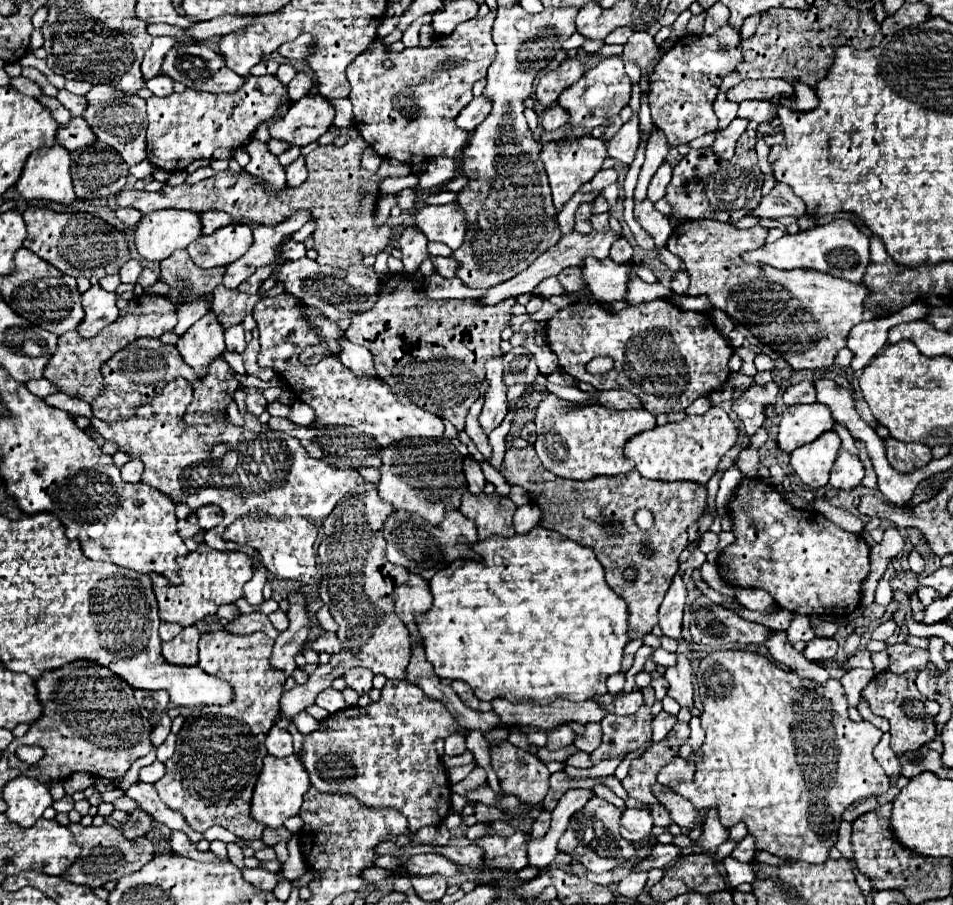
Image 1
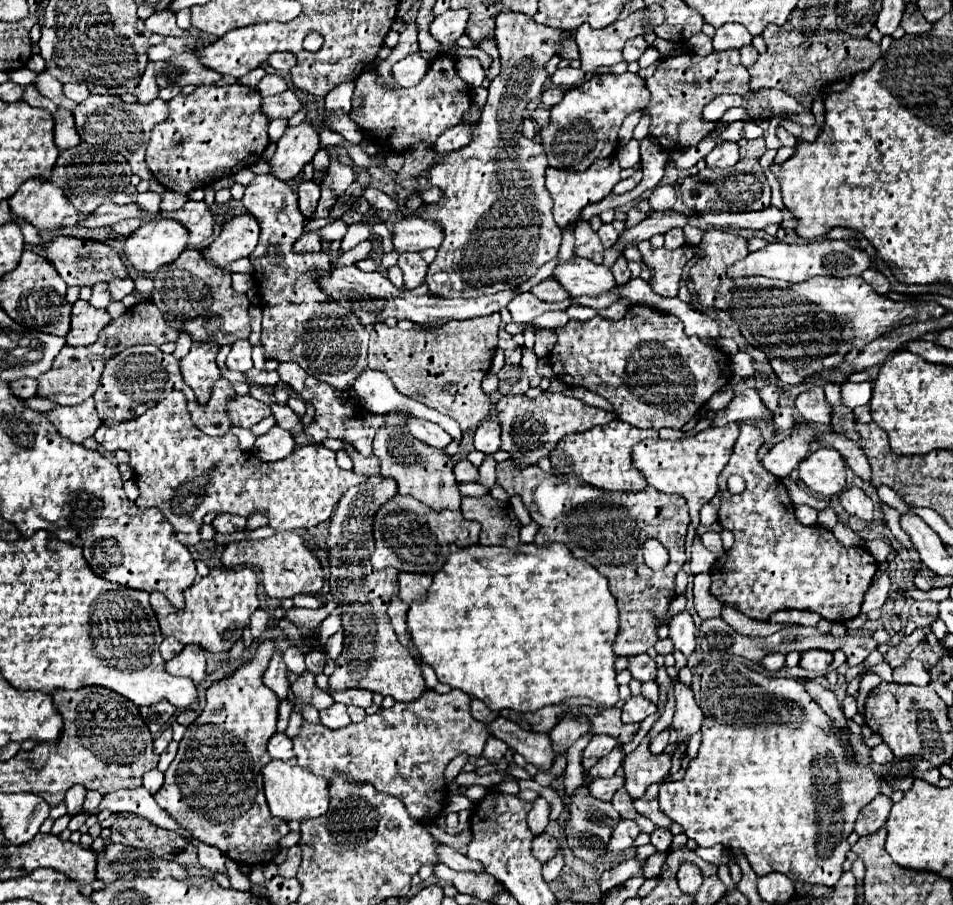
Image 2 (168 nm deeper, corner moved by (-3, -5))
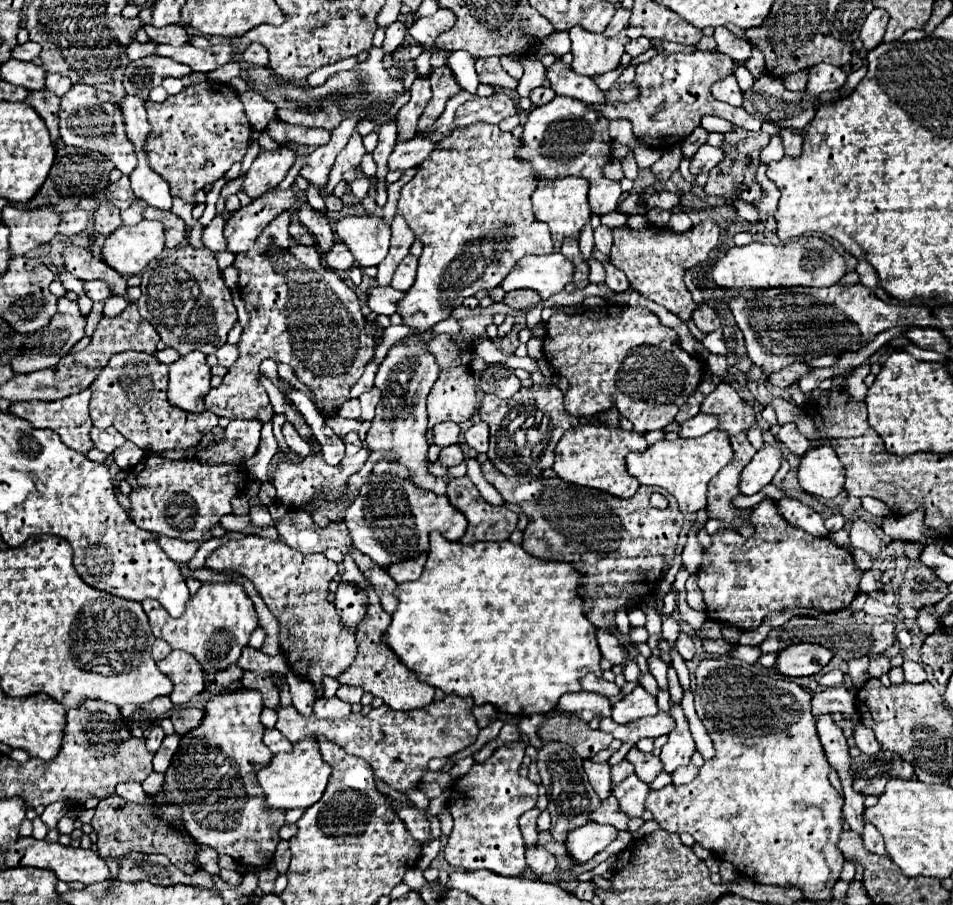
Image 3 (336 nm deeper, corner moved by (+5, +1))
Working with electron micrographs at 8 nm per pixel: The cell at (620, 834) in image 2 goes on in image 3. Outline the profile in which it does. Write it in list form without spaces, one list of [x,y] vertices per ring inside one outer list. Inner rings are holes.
[[[589,822],[589,824],[569,832],[569,836],[565,838],[565,846],[567,846],[567,854],[577,864],[585,864],[597,852],[601,852],[605,846],[609,846],[615,838],[617,838],[617,830],[613,826]]]

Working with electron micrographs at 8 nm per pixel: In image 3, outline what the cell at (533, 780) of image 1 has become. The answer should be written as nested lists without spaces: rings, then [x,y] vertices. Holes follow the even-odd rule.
[[[531,808],[529,812],[525,812],[519,818],[521,834],[523,834],[523,840],[525,840],[527,848],[535,846],[535,842],[537,842],[537,816],[539,816],[539,808]]]

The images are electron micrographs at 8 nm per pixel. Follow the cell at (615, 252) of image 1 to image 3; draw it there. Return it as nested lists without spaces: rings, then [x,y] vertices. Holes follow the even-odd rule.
[[[607,262],[605,264],[605,270],[607,270],[607,280],[605,280],[605,284],[613,290],[613,292],[625,292],[625,290],[629,290],[629,280],[627,280],[627,276],[625,276],[625,272],[621,272],[619,268],[615,268],[611,262]]]

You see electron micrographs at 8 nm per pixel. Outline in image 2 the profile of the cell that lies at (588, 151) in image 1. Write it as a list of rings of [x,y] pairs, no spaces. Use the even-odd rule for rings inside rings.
[[[597,158],[587,170],[583,172],[573,172],[573,170],[561,170],[561,168],[547,168],[545,170],[545,178],[547,178],[547,190],[553,198],[553,218],[555,222],[565,228],[567,224],[577,222],[581,208],[585,208],[587,204],[599,202],[601,198],[605,198],[611,188],[621,180],[619,178],[619,162],[615,158]]]

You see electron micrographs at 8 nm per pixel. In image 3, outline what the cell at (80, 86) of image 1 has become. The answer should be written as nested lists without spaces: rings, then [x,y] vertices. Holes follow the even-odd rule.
[[[47,72],[47,76],[45,76],[45,88],[49,92],[55,92],[57,96],[63,96],[71,88],[71,80],[65,78],[65,76],[61,76],[61,74]]]

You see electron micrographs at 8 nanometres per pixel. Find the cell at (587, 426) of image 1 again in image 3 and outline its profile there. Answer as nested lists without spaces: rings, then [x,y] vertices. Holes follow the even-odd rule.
[[[579,424],[579,426],[567,430],[565,436],[561,438],[561,442],[557,444],[553,470],[565,482],[595,488],[595,490],[601,490],[611,496],[627,500],[637,492],[639,482],[627,474],[625,456],[629,452],[645,452],[645,448],[647,448],[647,442],[639,432],[625,432],[621,428],[613,430],[607,426]]]

